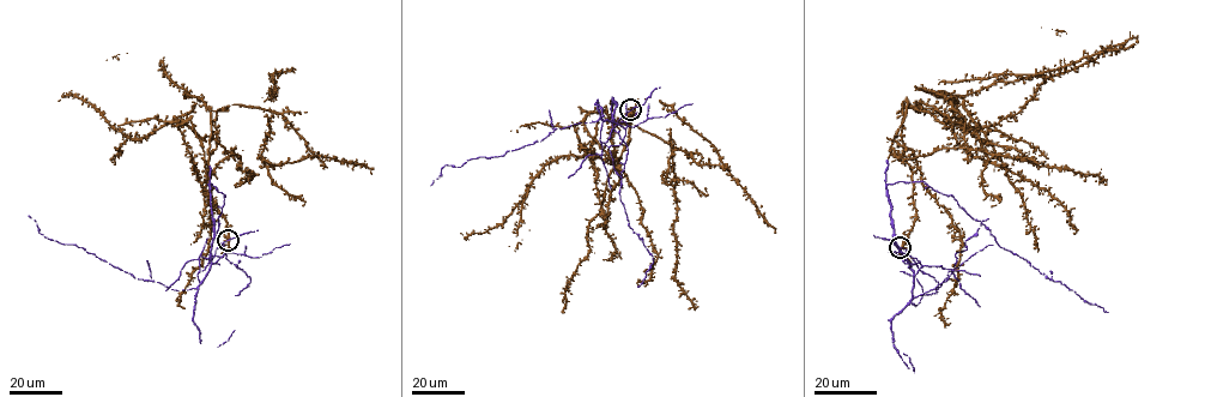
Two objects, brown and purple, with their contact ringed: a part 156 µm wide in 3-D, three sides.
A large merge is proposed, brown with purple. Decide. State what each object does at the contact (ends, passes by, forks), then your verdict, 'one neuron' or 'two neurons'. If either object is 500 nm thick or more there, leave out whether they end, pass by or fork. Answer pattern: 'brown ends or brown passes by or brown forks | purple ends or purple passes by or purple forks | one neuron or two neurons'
brown forks | purple passes by | one neuron

